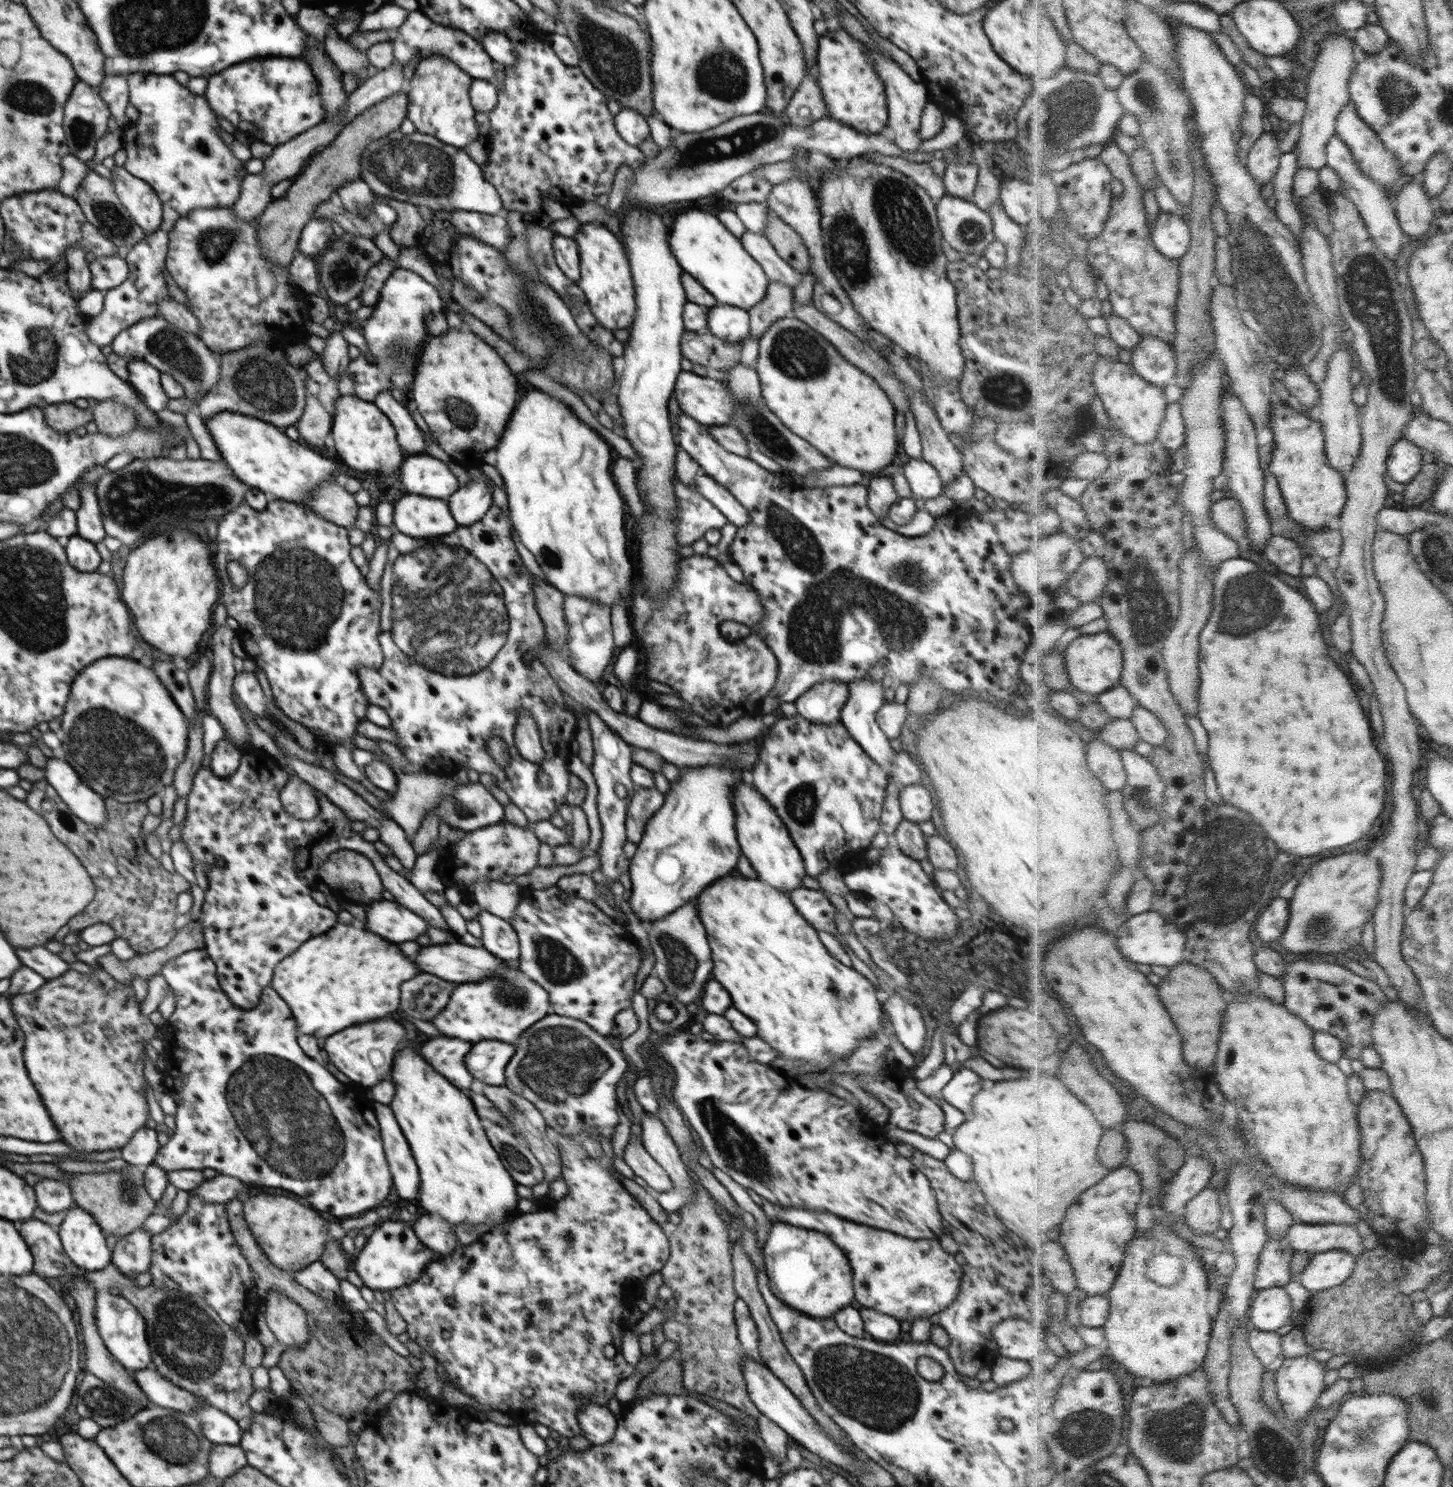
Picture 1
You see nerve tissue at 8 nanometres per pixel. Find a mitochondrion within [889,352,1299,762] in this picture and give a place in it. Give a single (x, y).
(1150, 603)

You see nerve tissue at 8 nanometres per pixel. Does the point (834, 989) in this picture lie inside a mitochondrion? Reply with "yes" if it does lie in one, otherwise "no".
yes

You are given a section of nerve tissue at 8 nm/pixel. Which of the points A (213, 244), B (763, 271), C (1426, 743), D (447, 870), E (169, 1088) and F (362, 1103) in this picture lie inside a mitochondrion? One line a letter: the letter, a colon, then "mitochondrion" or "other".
A: mitochondrion
B: other
C: other
D: other
E: other
F: other

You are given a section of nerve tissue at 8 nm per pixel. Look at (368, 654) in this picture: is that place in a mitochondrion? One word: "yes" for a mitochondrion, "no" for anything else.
no

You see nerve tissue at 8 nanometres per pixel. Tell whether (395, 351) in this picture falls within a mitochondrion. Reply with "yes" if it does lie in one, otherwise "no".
yes

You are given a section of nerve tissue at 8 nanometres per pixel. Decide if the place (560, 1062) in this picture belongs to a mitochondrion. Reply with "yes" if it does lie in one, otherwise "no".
yes

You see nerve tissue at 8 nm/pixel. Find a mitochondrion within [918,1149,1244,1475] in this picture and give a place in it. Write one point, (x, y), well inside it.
(1177, 1435)

